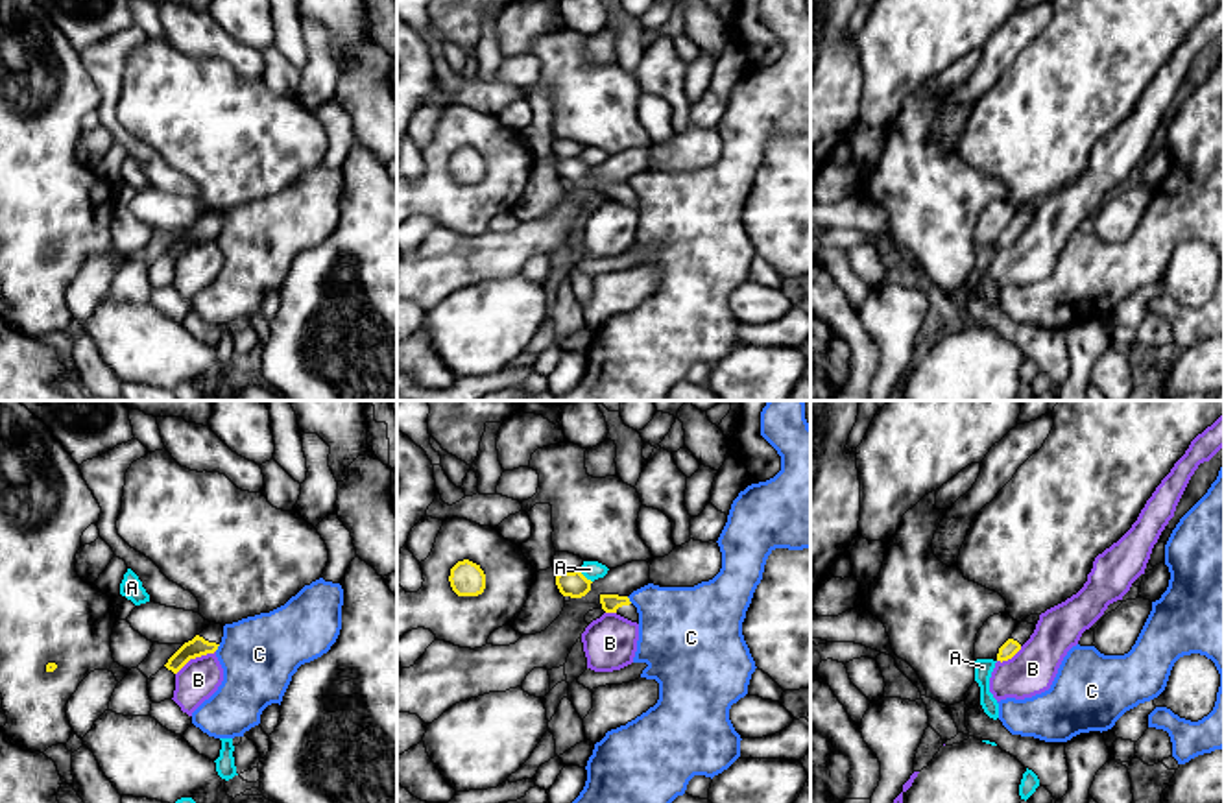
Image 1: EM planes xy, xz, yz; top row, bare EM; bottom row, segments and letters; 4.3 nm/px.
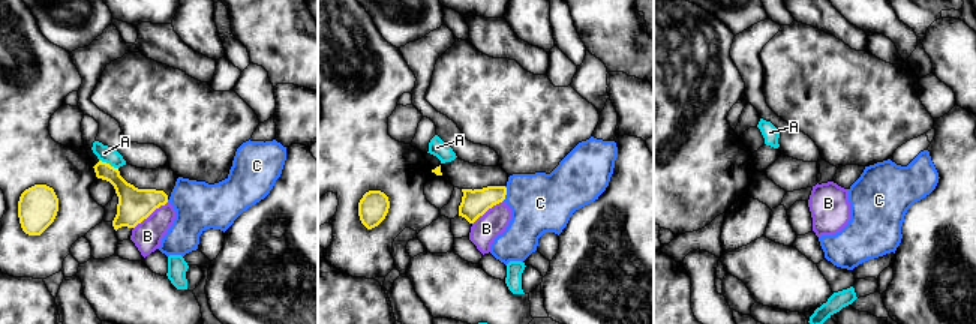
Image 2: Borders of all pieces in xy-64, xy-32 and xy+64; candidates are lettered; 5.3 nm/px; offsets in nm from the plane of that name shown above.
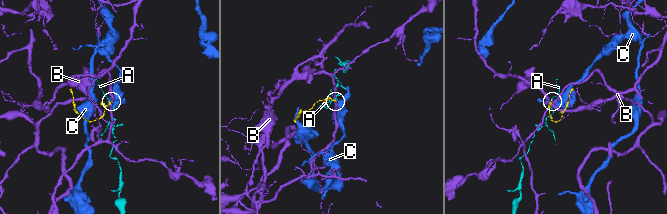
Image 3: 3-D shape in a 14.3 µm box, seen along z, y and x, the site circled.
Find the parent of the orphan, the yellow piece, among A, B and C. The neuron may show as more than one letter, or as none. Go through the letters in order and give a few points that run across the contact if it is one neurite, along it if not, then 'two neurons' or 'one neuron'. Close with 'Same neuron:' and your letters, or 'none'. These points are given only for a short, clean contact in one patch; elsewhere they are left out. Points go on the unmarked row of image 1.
A: xz (578, 157), (591, 168) | two neurons
B: xy (215, 237), (192, 244), (176, 261) | two neurons
C: xy (220, 231), (215, 237) | two neurons
Same neuron: none

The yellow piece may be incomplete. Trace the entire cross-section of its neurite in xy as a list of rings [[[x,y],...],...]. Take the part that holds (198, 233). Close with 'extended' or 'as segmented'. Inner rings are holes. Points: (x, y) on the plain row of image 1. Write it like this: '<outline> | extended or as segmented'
[[[210,209],[199,222],[185,229],[164,251],[177,260],[190,246],[214,240],[222,229],[223,212]]] | extended

